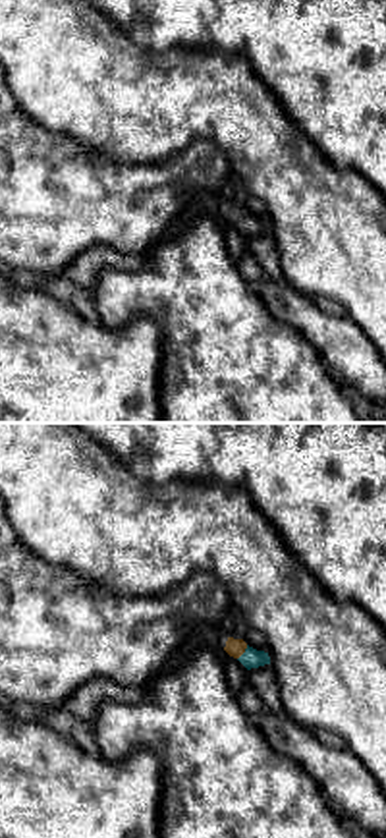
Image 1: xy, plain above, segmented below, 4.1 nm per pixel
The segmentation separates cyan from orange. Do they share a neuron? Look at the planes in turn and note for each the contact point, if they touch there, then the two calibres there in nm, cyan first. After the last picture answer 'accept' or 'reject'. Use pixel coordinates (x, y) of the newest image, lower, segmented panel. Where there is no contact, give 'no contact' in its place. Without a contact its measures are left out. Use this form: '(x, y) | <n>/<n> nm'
(244, 653) | 80/80 nm

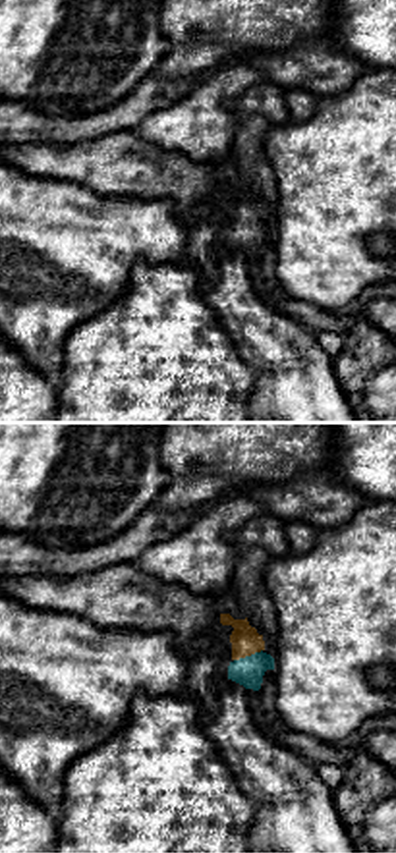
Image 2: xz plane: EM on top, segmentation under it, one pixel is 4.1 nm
(248, 657) | 120/120 nm

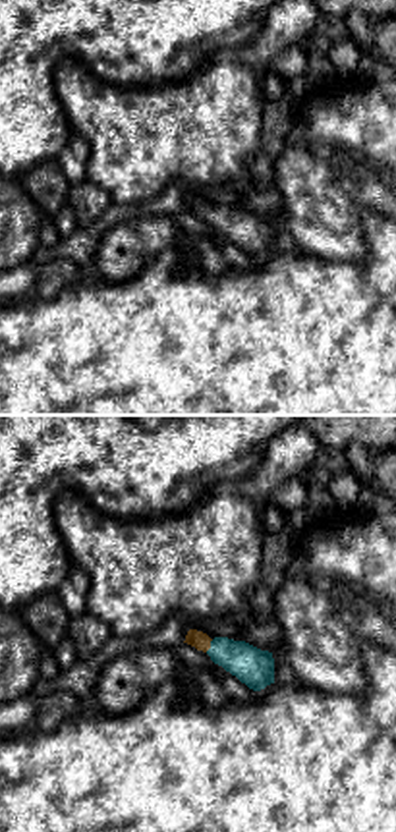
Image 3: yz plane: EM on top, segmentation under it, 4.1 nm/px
(211, 645) | 160/80 nm

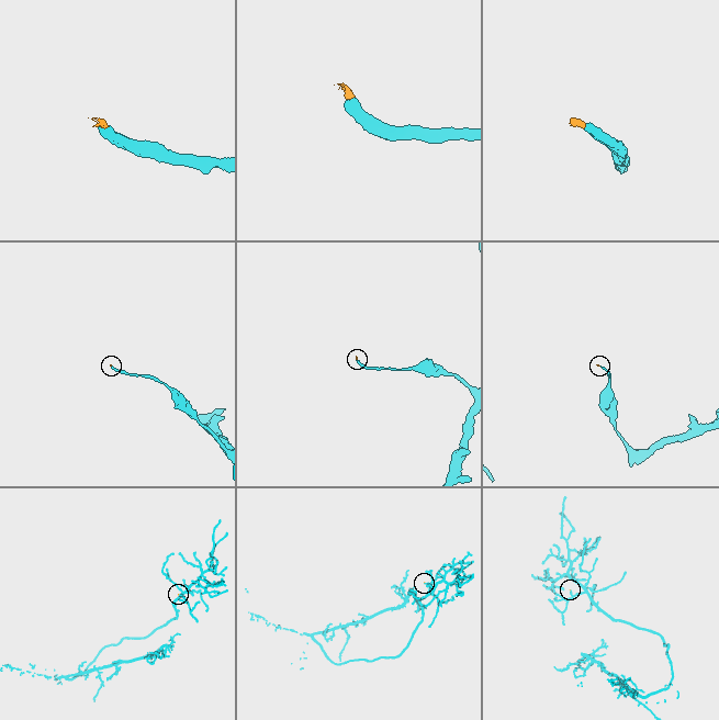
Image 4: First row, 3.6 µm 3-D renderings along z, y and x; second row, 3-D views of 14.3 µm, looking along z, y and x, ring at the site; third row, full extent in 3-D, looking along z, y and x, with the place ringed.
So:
accept

